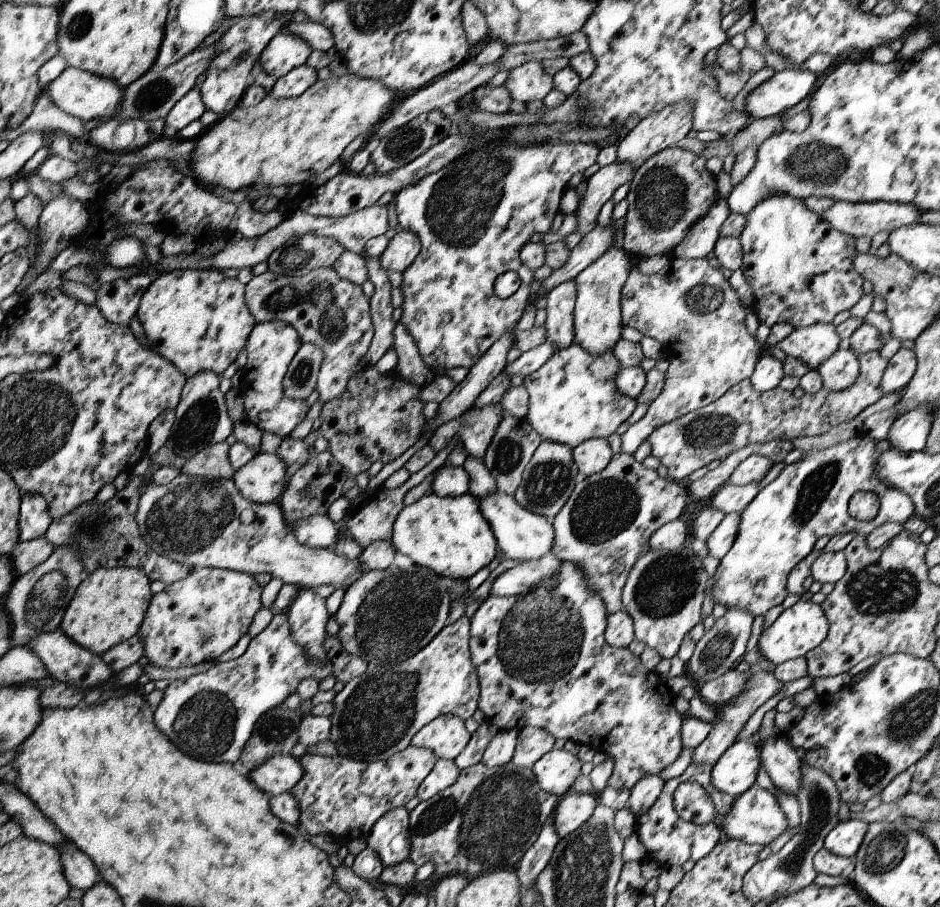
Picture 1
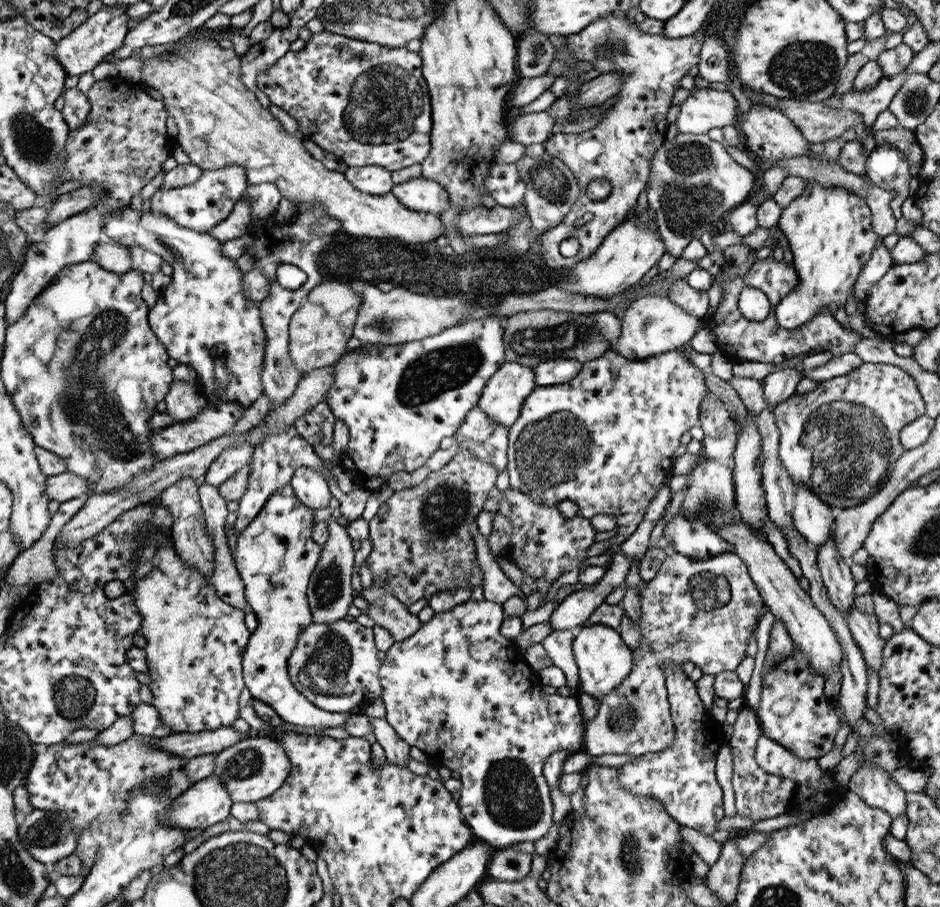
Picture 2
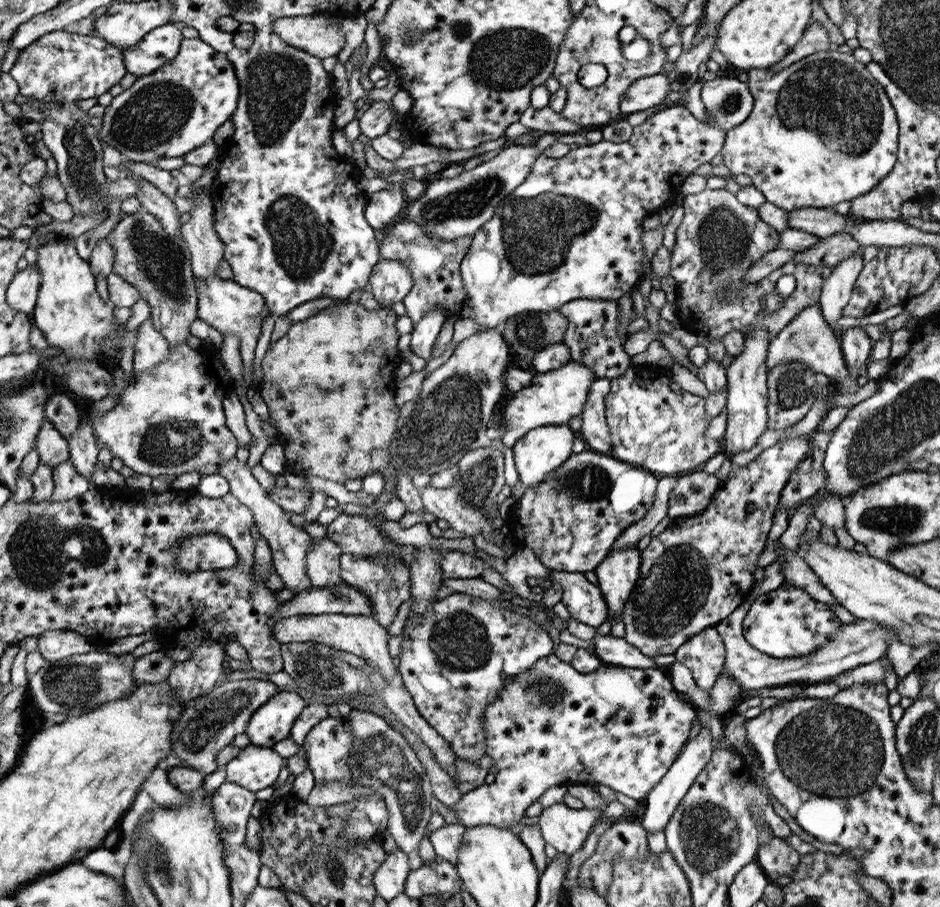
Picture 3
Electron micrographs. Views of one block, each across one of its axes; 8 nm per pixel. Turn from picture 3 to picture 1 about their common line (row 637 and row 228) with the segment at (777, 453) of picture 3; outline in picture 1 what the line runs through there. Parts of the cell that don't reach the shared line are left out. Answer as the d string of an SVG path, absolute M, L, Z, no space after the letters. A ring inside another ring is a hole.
M669 147L634 170L630 192L626 196L628 213L624 217L623 250L640 262L652 256L673 255L676 246L719 198L716 176L706 168L707 160L691 151Z

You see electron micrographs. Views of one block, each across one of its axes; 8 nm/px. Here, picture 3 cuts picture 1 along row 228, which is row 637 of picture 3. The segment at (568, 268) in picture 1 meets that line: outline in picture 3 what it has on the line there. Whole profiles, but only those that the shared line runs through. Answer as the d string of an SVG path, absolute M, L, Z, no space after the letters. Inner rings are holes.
M597 633L593 643L595 646L593 653L604 663L633 669L664 668L657 665L653 657L640 652L638 647L632 646L624 638L615 638L612 635L600 636Z

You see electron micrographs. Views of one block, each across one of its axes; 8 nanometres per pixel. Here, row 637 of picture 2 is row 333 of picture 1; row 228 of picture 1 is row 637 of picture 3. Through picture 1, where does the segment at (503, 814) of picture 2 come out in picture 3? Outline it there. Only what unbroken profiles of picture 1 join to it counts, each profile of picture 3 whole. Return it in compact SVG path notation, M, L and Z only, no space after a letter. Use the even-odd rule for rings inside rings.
M452 593L445 598L434 601L431 608L429 608L423 614L419 614L418 617L412 617L412 619L406 618L404 628L402 629L402 643L400 645L400 663L399 673L403 679L403 684L408 692L412 695L413 703L416 705L417 711L426 719L426 722L447 741L447 744L451 746L455 756L460 760L468 763L478 763L480 758L486 754L486 737L483 729L483 720L481 714L498 698L501 688L503 688L502 679L510 676L518 676L527 670L530 670L539 658L544 658L552 654L552 640L548 635L548 632L543 631L536 622L532 621L532 618L527 618L526 615L520 615L519 613L512 613L510 609L502 609L500 605L500 598L495 600L486 600L478 598L464 593Z

